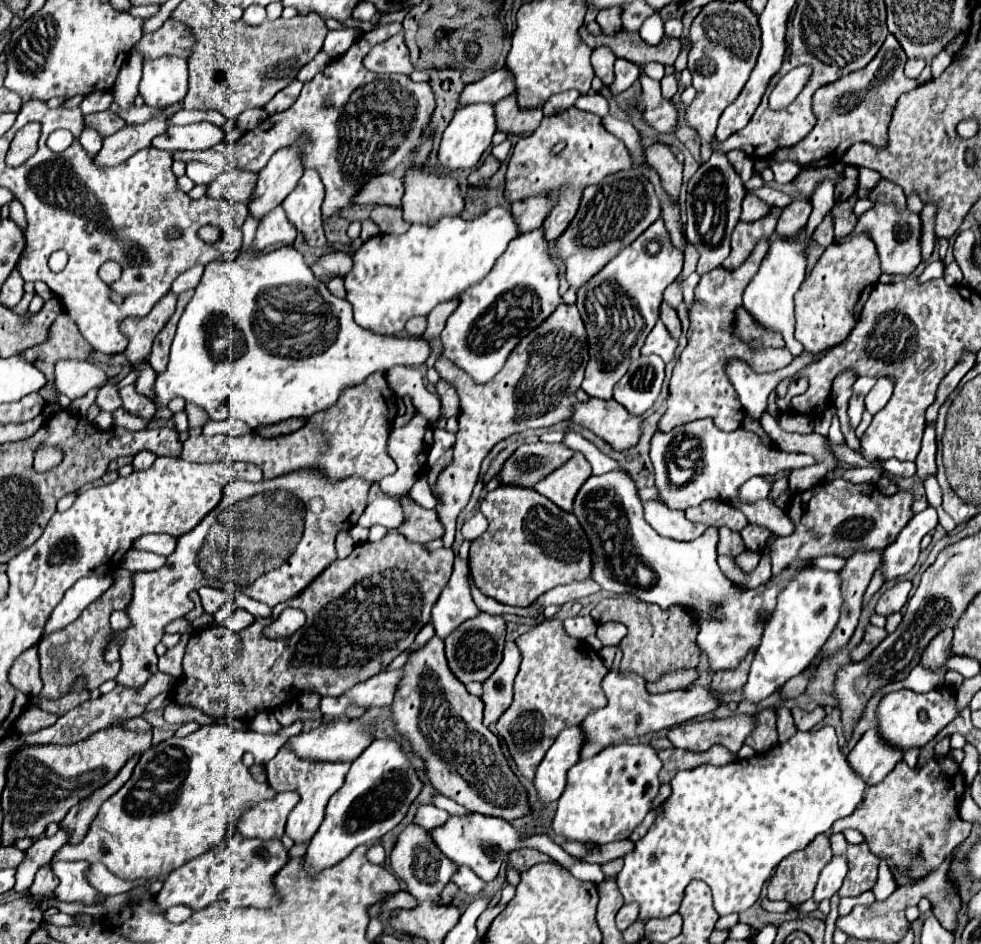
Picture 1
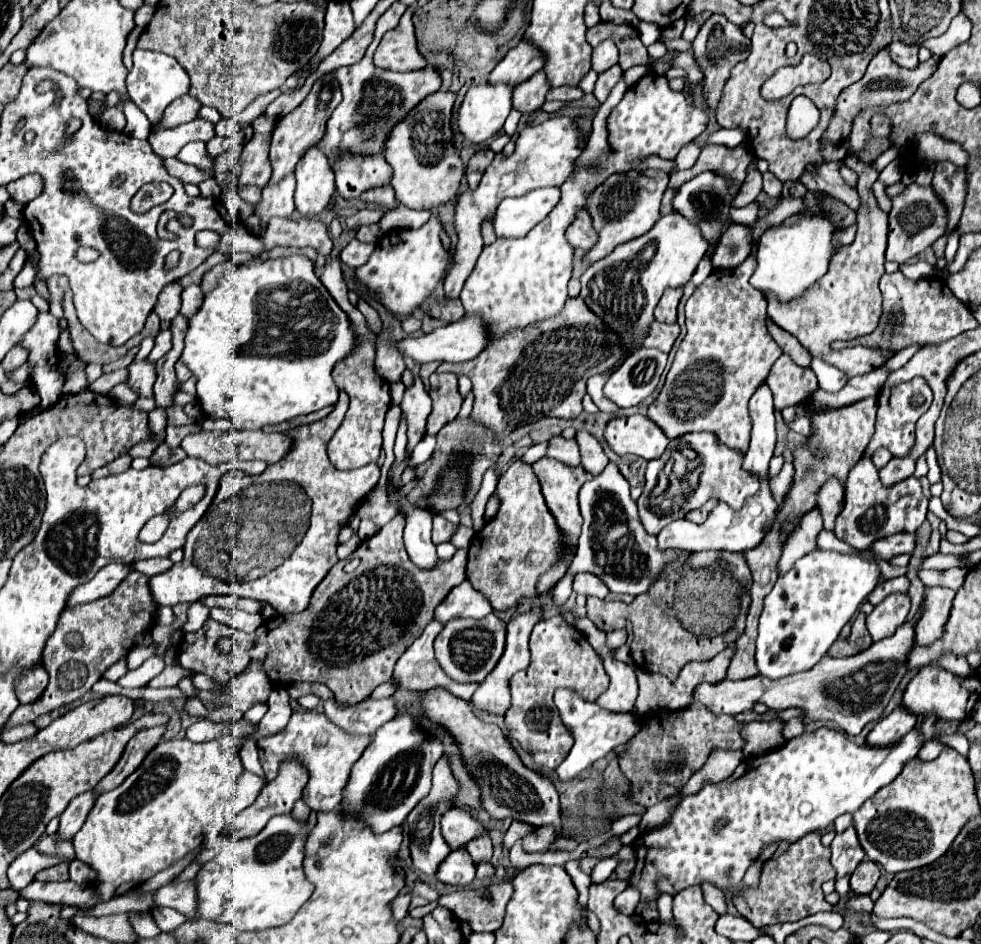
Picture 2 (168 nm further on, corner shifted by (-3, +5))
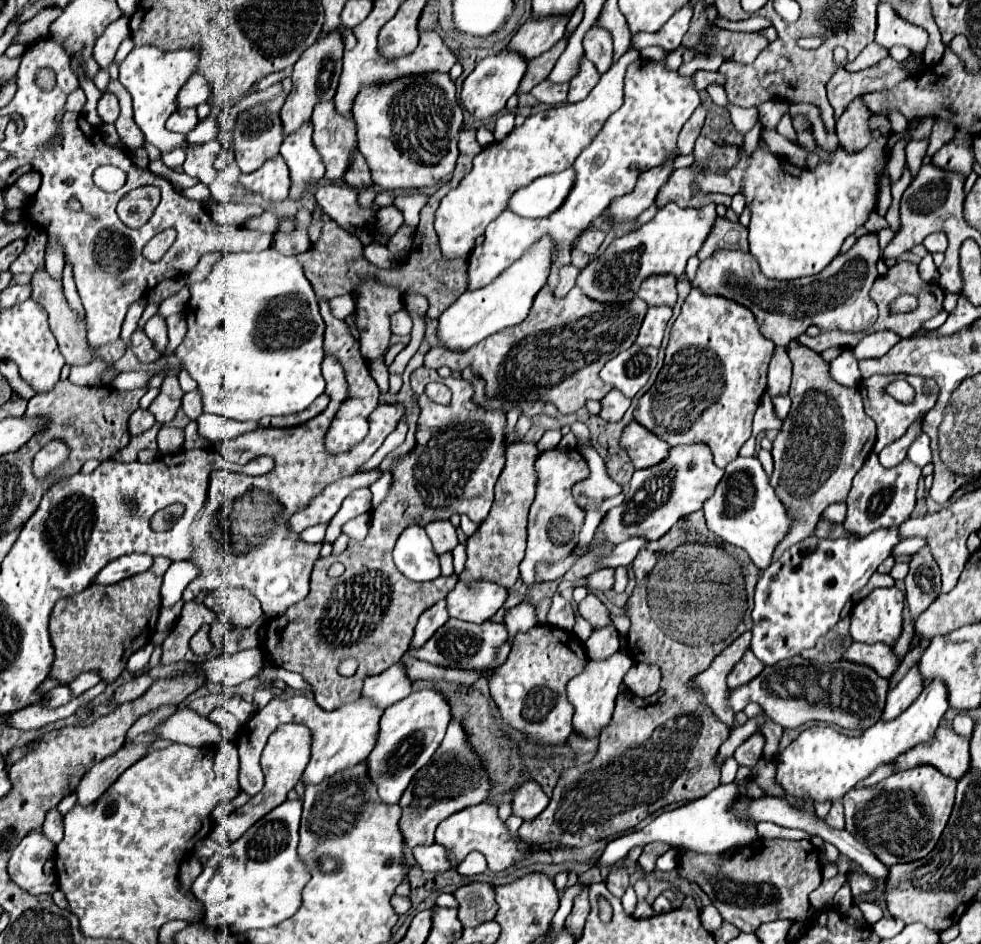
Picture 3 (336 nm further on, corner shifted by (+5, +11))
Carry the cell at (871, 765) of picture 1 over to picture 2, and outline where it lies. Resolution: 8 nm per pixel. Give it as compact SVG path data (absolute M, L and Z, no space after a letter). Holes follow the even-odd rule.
M899 705L873 727L873 731L867 737L867 743L875 747L887 747L899 741L905 733L909 733L915 723L917 723L917 717L909 713L903 705Z

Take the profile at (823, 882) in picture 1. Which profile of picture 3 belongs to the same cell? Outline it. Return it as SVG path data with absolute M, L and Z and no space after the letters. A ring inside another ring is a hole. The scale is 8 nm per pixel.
M841 801L833 803L833 807L831 807L829 815L827 815L827 825L833 827L833 829L845 829L845 815L843 815Z

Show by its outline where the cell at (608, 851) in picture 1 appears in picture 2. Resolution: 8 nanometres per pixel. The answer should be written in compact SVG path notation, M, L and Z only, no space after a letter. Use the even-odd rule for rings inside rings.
M515 819L515 821L511 823L511 827L509 827L509 831L505 833L505 845L511 847L517 839L523 839L523 837L529 835L529 833L531 833L531 827L529 827L527 823L521 823L519 819Z

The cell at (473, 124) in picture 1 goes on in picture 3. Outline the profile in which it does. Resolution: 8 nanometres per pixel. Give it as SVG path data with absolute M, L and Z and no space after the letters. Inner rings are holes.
M501 51L497 55L485 57L481 63L477 63L477 67L471 71L471 75L463 81L463 89L461 89L461 107L475 119L483 121L489 119L493 115L497 115L499 111L503 111L507 99L511 95L515 95L521 77L525 75L527 69L527 61L517 55L517 53L509 53L509 51Z

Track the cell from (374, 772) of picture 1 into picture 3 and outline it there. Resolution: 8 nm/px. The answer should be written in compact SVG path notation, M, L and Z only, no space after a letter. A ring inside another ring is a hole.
M423 689L417 693L411 693L409 697L401 699L399 703L387 707L383 711L381 723L379 723L379 735L377 743L371 749L367 763L367 773L371 781L377 785L377 793L383 803L395 805L399 803L403 791L407 789L413 775L429 763L437 747L441 745L447 725L451 721L447 699L431 689Z

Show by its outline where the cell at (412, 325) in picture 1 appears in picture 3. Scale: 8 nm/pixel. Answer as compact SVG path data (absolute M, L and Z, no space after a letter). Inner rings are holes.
M405 309L391 315L391 329L393 329L393 335L409 335L411 333L411 317Z

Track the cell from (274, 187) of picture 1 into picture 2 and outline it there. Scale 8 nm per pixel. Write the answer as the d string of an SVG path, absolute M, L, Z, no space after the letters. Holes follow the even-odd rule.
M327 75L319 77L309 95L303 99L303 103L293 109L291 113L283 115L279 121L277 121L277 127L273 131L273 139L271 139L271 163L273 163L273 177L271 181L279 181L281 177L285 177L287 173L293 173L295 171L295 165L297 161L301 159L301 155L317 145L325 133L325 125L327 125L327 119L331 117L331 113L335 111L335 107L341 103L341 89L339 89L339 83Z

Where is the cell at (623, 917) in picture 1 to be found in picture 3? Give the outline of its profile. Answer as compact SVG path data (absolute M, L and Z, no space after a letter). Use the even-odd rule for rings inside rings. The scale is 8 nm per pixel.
M613 867L613 871L609 873L605 883L615 897L623 897L625 889L629 887L629 873L623 867Z

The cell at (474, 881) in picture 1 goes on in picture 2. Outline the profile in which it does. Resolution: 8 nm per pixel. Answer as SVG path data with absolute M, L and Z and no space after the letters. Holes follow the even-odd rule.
M451 851L447 855L447 859L443 859L443 863L439 865L435 877L441 883L447 885L457 885L457 887L465 887L475 879L475 863L471 861L467 851Z

